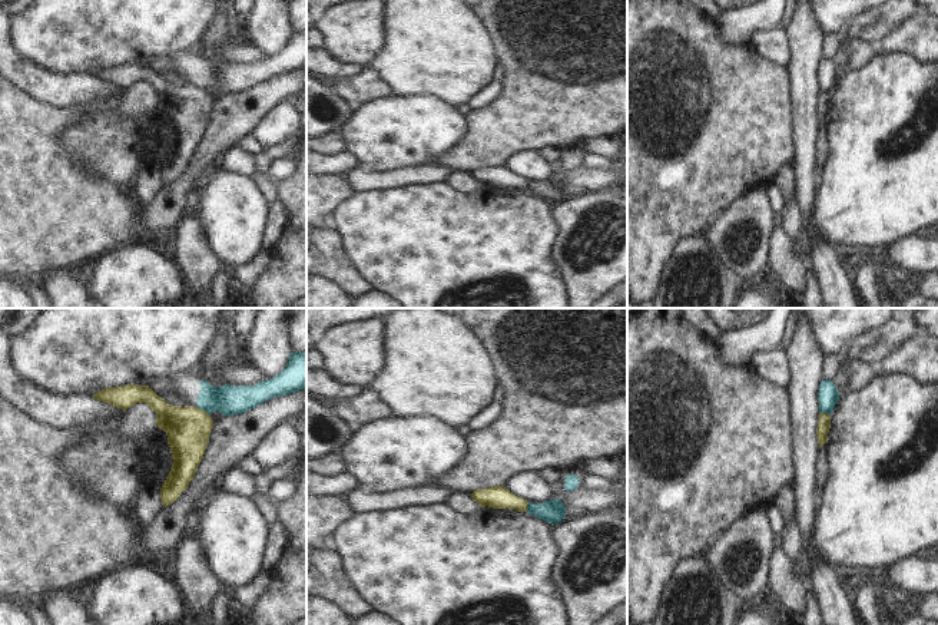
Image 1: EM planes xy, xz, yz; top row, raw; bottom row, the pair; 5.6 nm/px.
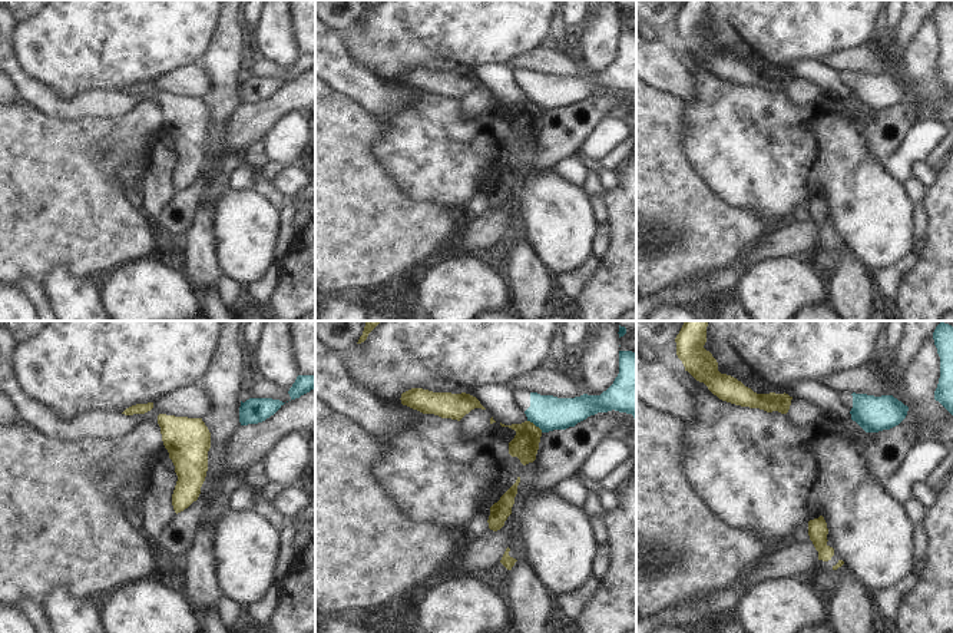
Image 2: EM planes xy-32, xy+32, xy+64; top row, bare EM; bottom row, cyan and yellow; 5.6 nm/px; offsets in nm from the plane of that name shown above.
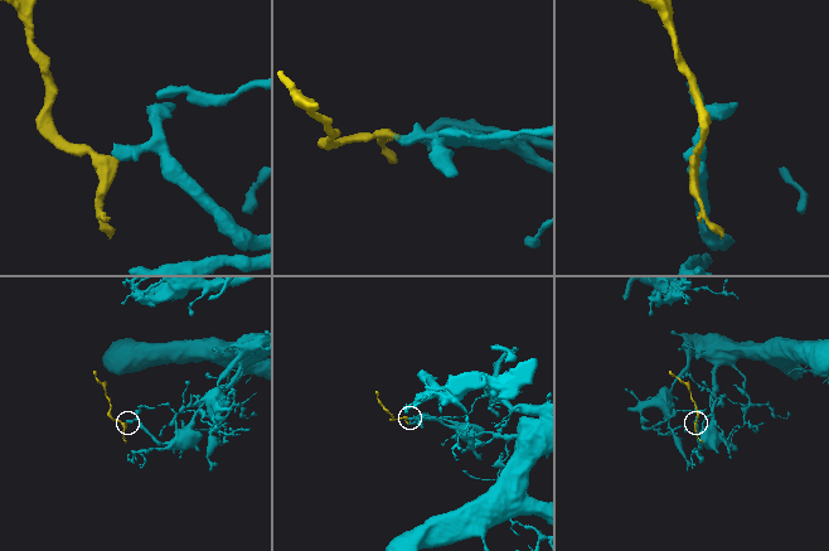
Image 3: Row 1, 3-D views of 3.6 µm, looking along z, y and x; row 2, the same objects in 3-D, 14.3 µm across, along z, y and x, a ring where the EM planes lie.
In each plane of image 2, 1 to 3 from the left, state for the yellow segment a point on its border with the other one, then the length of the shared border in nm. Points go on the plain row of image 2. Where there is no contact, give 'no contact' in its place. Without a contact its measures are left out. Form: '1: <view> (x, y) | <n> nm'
1: no contact
2: xy+32 (535, 103) | 110 nm
3: no contact

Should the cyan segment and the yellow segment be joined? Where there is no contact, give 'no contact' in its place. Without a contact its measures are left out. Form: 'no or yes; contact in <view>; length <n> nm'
no; contact in xy; length 90 nm

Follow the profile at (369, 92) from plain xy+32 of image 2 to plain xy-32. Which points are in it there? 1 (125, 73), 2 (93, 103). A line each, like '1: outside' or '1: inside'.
1: outside
2: inside

